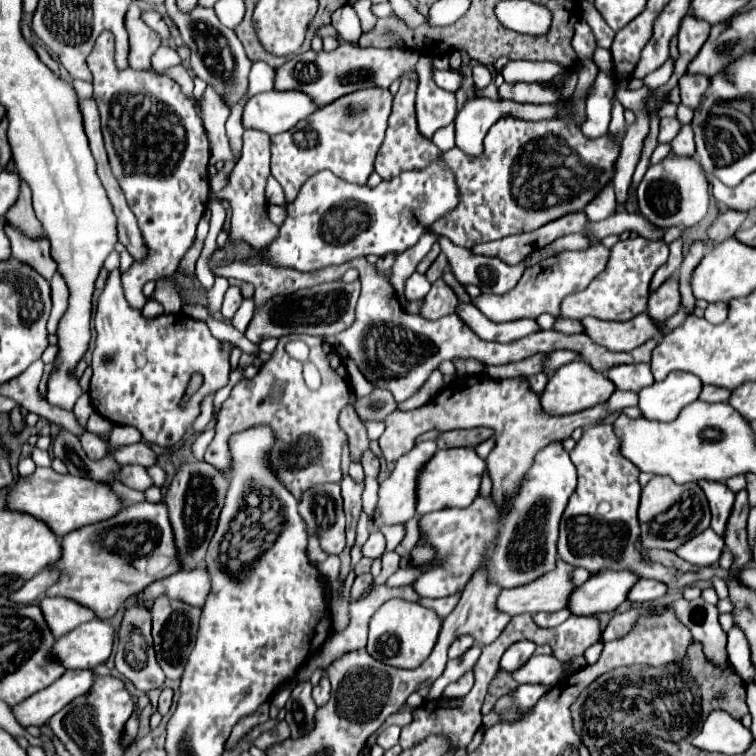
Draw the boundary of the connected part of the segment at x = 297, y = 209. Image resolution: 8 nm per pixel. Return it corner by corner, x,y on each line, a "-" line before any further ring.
442,154
426,168
404,170
394,180
382,180
374,188
350,184
330,170
322,170
306,180
296,200
286,206
288,218
264,256
270,266
310,272
368,254
400,254
428,234
432,224
454,210
458,202
460,192
454,174
442,162

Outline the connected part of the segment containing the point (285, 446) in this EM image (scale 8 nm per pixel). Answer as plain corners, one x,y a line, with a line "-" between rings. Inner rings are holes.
282,336
272,358
262,366
262,370
252,378
242,378
234,384
230,396
222,404
216,436
206,448
204,462
212,464
224,476
230,474
232,456
228,450
228,438
234,432
242,432
254,426
270,426
274,432
274,448
268,452
270,468
276,472
278,480
296,496
302,498
302,492
314,484
340,482
340,454
346,434
338,426
338,414
348,404
350,396
348,372
336,354
336,350
318,336
-
304,340
310,346
310,362
318,368
322,384
318,390
310,390
302,378
302,362
290,358
284,350
286,342

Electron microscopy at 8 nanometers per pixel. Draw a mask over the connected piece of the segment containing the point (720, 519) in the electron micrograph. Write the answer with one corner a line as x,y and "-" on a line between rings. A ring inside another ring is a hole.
700,480
698,482
700,488
704,490
708,504
710,504
710,512
712,512
712,522
710,528
718,534
724,536
726,530
726,520
730,516
730,508
734,504
734,492
722,484
722,482
708,482
708,480

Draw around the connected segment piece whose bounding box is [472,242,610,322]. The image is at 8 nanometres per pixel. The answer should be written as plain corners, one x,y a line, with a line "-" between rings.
600,242
588,250
562,250
560,254
546,258
546,262
538,262
524,270
520,282
506,294
480,294
472,302
493,322
510,322
520,318
538,318
548,312
558,316
560,302
564,296
584,290
598,272
602,272
608,264
610,250

